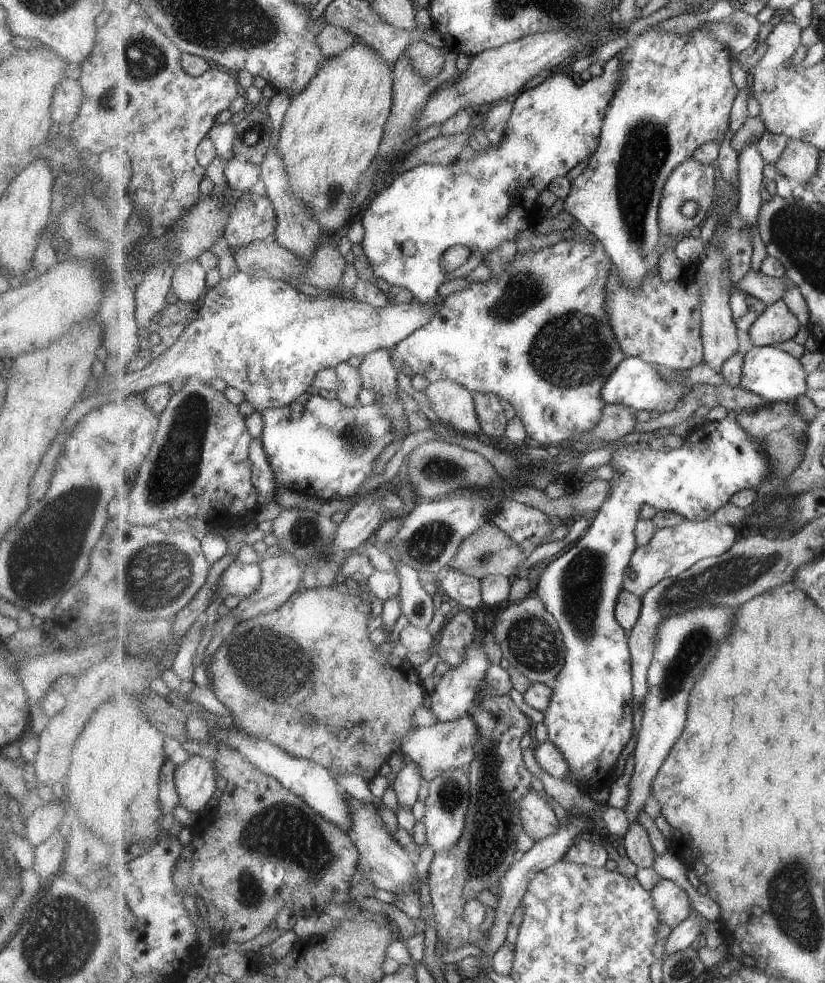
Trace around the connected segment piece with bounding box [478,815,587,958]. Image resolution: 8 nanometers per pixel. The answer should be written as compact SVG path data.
M570 815L568 817L568 824L566 826L560 827L557 835L552 837L544 838L543 840L537 841L534 845L527 851L521 858L517 861L505 875L505 878L500 882L501 893L497 898L499 899L499 906L496 908L493 915L493 924L489 924L490 920L487 920L487 924L483 924L481 927L490 927L488 930L489 943L486 947L478 947L485 955L493 958L500 948L501 944L505 943L505 938L507 938L507 928L511 924L511 918L513 918L513 912L519 908L522 904L522 900L528 891L528 886L533 880L536 874L539 874L543 869L549 868L553 863L560 861L567 854L569 848L575 840L577 834L581 834L581 830L585 830L587 822L585 820L578 820L574 817L575 815Z

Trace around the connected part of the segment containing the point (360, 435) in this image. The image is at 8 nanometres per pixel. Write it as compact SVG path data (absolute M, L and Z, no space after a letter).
M302 394L292 406L280 409L265 409L261 413L264 423L262 443L269 462L274 468L276 479L281 487L312 496L315 499L342 500L357 492L357 488L369 478L375 458L383 448L392 444L394 427L392 419L380 410L376 404L347 407L336 398L328 400L319 395Z

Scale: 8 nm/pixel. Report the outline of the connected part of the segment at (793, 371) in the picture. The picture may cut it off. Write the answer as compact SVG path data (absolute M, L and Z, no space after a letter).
M765 345L753 347L744 354L744 366L741 384L743 388L762 396L769 403L797 400L798 396L806 394L807 373L803 370L799 359L792 358L787 352L777 346Z

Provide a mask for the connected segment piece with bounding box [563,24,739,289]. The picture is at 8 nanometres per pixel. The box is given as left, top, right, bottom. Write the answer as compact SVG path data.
M706 24L701 26L703 32L698 32L699 28L680 37L671 32L663 32L657 28L648 28L642 35L625 49L622 50L622 59L624 64L624 77L621 86L617 89L612 103L609 105L608 112L605 113L604 125L601 133L601 146L598 146L597 152L590 158L588 165L583 172L571 182L571 189L563 203L564 210L569 211L580 224L582 224L595 238L604 244L604 248L612 258L615 266L619 267L620 273L624 280L622 283L630 289L644 287L648 276L654 277L659 272L659 249L660 240L660 202L664 193L664 186L673 171L681 166L687 159L691 159L697 149L708 142L723 144L725 132L729 130L729 120L731 120L731 108L737 100L739 90L736 87L735 79L732 77L732 67L730 60L733 50L729 49L715 35L711 35L706 30Z

